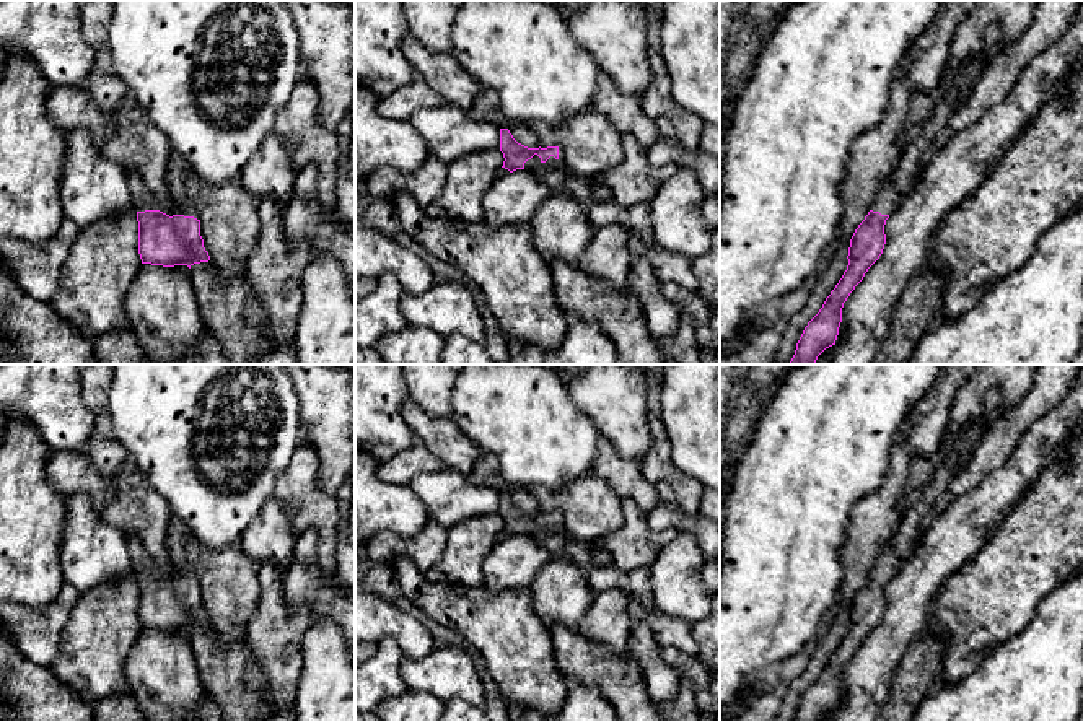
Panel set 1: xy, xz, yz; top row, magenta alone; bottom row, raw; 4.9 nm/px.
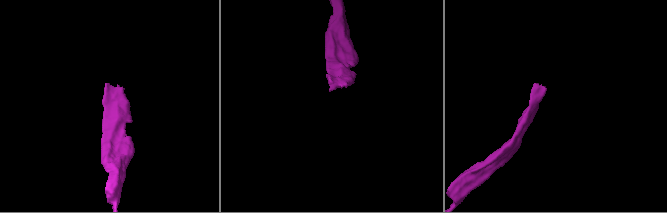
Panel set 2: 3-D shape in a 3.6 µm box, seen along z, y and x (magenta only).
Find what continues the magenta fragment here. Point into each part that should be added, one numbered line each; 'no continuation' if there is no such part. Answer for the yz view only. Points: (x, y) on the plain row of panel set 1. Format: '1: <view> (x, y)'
1: yz (904, 541)

